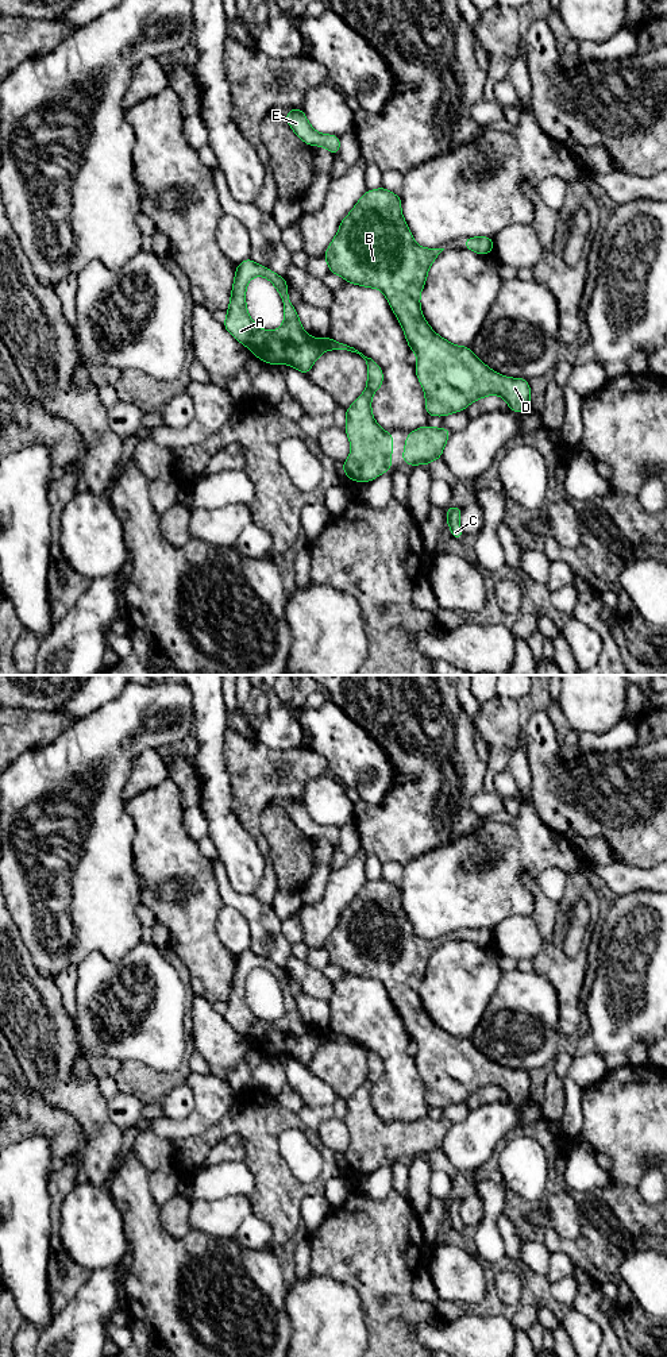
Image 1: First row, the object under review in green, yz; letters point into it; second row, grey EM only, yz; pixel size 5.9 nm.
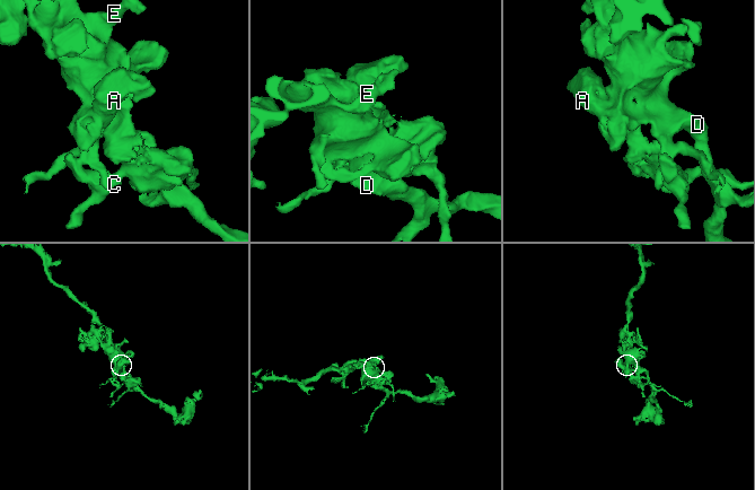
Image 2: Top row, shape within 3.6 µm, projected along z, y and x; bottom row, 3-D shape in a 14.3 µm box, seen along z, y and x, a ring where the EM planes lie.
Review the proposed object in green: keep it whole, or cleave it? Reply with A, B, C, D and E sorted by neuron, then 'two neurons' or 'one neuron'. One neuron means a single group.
A B D E / C | two neurons

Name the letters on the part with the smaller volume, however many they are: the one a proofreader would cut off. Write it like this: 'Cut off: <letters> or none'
Cut off: C

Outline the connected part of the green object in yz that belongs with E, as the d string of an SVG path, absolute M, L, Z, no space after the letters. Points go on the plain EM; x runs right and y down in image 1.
M292 799L292 802L284 807L296 826L308 837L321 837L329 841L334 847L339 845L340 829L315 822L301 799Z

